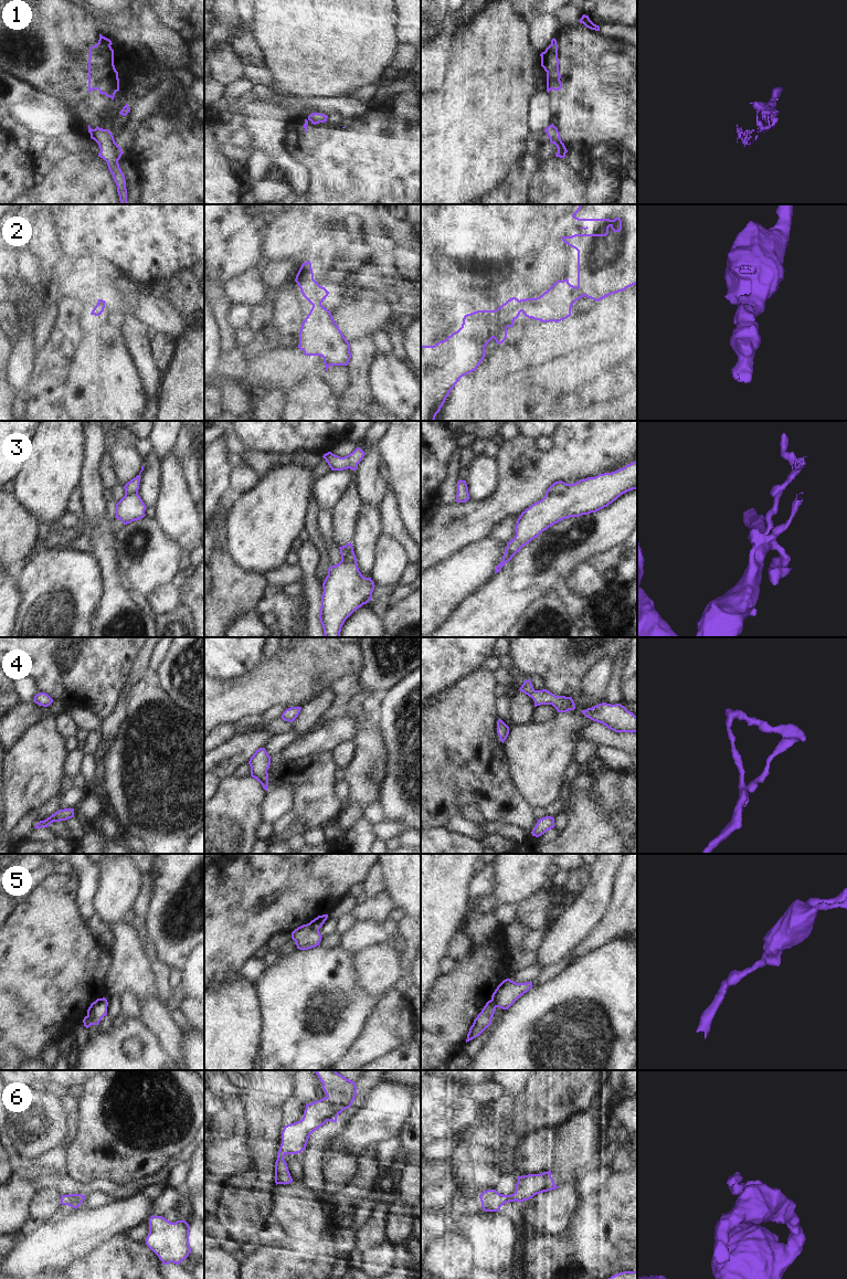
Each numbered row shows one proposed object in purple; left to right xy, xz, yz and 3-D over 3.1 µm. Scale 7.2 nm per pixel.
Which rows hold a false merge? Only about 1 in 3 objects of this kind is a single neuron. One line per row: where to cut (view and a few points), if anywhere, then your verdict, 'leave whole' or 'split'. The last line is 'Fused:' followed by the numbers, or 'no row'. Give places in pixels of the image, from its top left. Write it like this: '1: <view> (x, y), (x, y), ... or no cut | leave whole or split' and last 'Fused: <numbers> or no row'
1: xy (99, 128), (91, 134) | split
2: no cut | leave whole
3: yz (570, 484), (561, 494), (549, 494), (546, 496) | split
4: no cut | leave whole
5: xz (309, 922), (318, 930) | split
6: no cut | leave whole
Fused: 1, 3, 5

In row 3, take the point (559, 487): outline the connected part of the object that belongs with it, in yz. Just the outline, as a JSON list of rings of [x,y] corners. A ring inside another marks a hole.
[[[562,480],[553,483],[546,491],[546,496],[549,495],[562,495],[568,488],[570,484],[567,484]]]

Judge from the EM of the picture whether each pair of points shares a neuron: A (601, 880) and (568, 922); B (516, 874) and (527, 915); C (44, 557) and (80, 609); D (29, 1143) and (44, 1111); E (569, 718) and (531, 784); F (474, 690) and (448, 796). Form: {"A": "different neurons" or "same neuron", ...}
{"A": "same neuron", "B": "different neurons", "C": "same neuron", "D": "same neuron", "E": "same neuron", "F": "same neuron"}

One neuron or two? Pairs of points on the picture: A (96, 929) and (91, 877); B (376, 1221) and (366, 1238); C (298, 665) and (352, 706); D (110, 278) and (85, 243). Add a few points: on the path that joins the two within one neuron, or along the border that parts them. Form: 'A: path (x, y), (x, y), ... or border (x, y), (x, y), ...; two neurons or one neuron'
A: path (90, 916), (87, 913), (87, 890); one neuron
B: path (376, 1225), (376, 1228), (370, 1234); one neuron
C: border (360, 690), (342, 699); two neurons
D: border (106, 261), (110, 262), (119, 271), (123, 281); two neurons

